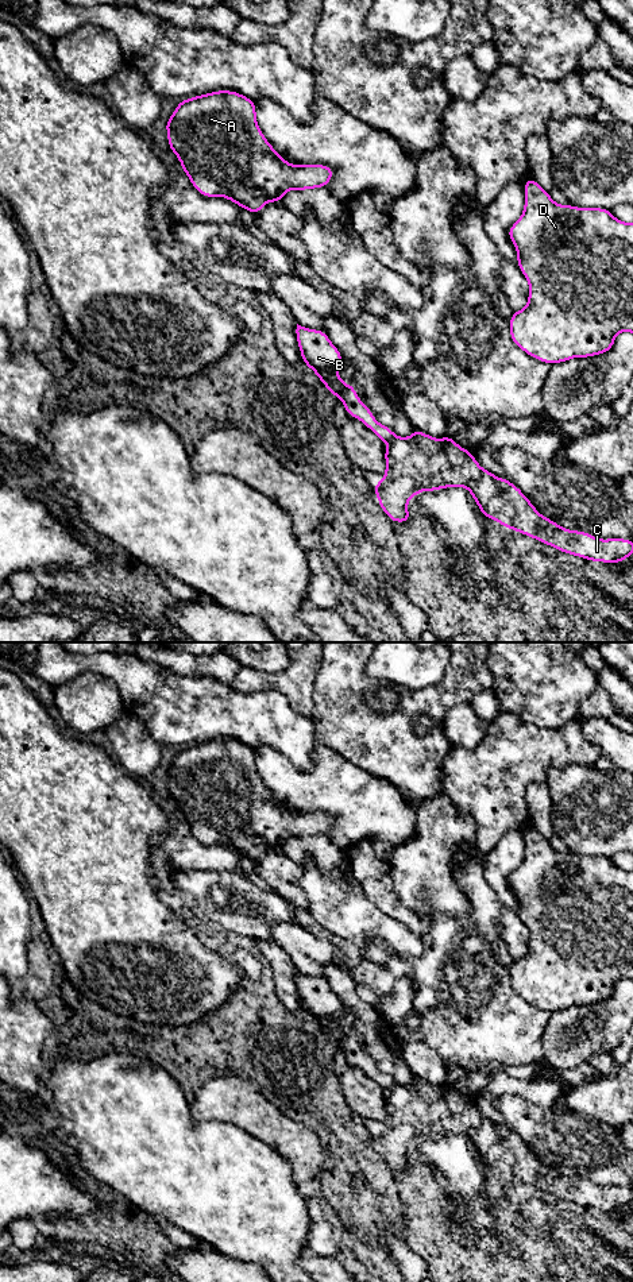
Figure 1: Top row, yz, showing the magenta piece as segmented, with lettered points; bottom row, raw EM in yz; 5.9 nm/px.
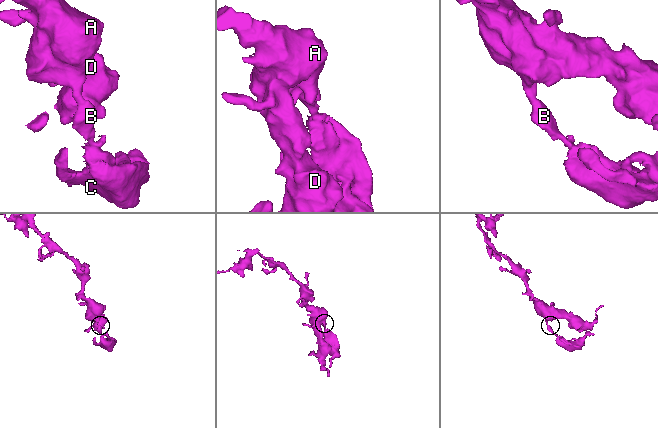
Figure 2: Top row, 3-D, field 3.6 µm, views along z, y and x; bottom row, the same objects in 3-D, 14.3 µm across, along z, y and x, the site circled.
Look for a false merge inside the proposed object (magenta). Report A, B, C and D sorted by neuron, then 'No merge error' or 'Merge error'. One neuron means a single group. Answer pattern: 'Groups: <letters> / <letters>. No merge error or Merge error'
Groups: A B D / C. Merge error

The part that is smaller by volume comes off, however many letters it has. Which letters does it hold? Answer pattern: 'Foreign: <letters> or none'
Foreign: C

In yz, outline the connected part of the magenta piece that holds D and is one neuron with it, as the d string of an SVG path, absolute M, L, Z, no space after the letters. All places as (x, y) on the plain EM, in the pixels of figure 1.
M533 826L524 829L525 853L507 883L517 897L517 912L529 930L528 951L513 959L513 991L529 1004L556 1012L610 999L618 981L633 981L633 870L615 866L605 856L578 856L555 850Z

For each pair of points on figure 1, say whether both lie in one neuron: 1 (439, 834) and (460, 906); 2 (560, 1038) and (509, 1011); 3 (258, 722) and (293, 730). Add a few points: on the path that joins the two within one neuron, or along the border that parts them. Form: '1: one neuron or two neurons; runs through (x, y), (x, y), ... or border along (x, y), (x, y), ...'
1: one neuron; runs through (439, 852), (439, 884), (443, 888)
2: two neurons; border along (551, 1014), (544, 1031), (541, 1058)
3: one neuron; runs through (266, 722), (277, 723), (285, 730)

